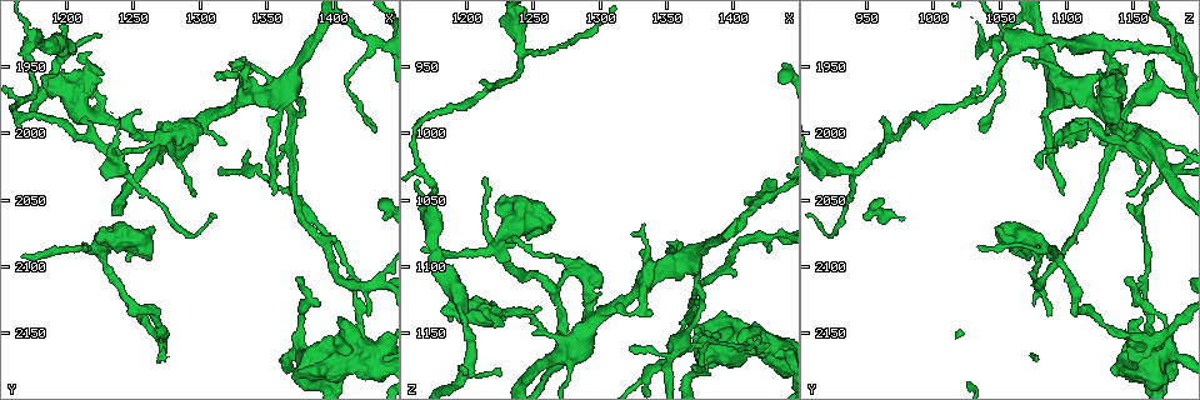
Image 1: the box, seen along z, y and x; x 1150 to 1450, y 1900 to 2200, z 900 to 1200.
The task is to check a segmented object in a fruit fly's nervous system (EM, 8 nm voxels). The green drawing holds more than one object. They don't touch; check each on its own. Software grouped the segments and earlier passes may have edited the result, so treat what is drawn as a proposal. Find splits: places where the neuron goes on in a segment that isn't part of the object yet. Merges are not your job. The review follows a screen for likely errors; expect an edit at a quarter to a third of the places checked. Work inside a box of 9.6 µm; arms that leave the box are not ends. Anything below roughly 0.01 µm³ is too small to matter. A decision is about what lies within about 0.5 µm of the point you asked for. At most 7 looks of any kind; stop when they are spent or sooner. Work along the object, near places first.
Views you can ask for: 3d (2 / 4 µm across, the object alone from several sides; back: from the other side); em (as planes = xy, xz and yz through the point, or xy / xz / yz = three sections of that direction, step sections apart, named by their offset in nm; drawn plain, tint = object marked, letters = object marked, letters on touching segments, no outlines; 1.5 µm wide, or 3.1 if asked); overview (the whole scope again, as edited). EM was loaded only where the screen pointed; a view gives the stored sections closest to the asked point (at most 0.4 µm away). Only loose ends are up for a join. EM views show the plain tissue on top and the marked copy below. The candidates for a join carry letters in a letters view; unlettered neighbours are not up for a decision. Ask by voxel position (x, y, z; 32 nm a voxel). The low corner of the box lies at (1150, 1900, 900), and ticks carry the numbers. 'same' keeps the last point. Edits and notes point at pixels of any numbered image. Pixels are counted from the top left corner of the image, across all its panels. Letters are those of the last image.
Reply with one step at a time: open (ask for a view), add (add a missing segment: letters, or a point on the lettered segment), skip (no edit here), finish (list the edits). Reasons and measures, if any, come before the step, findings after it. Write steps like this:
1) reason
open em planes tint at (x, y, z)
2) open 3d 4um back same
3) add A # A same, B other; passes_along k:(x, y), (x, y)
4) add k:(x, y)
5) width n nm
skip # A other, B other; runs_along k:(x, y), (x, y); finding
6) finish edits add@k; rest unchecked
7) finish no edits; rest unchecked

tapers out
open 3d 4um at (1334, 1946, 1066)

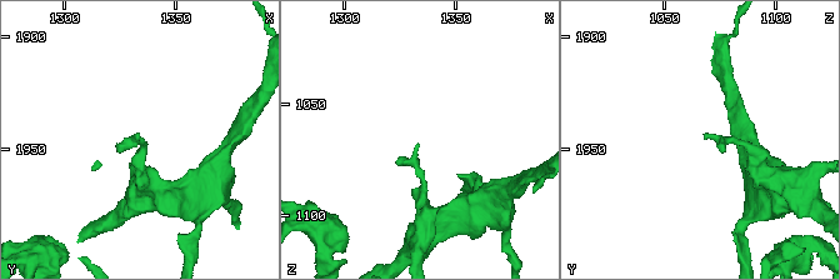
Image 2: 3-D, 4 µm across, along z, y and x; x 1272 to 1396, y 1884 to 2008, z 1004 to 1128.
open em planes letters at (1333, 1944, 1068)

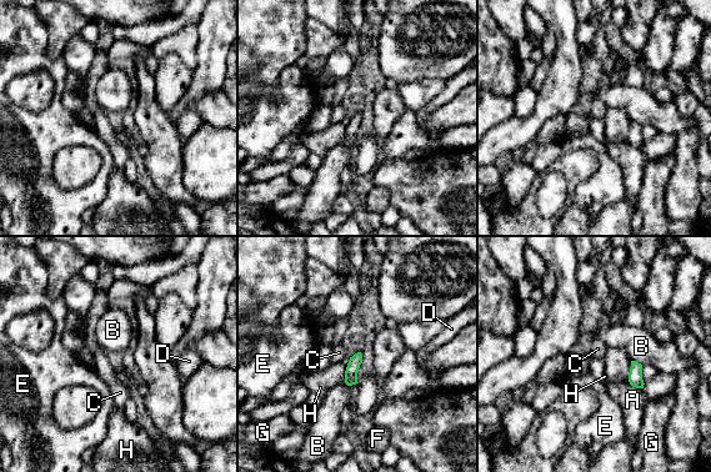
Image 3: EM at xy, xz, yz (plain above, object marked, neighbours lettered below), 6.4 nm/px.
skip # A other, B other, C other, D other, E other, F other, G other, H other; border 3:(344, 375), (348, 385), (355, 385); no lettered segment goes on from it

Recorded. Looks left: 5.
tapers out
open 3d 4um at (1354, 2046, 1096)

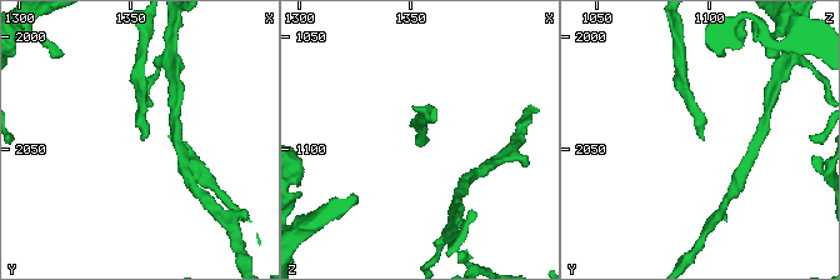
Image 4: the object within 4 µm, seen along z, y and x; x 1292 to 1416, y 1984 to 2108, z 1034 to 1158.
open em planes tint at (1355, 2047, 1097)

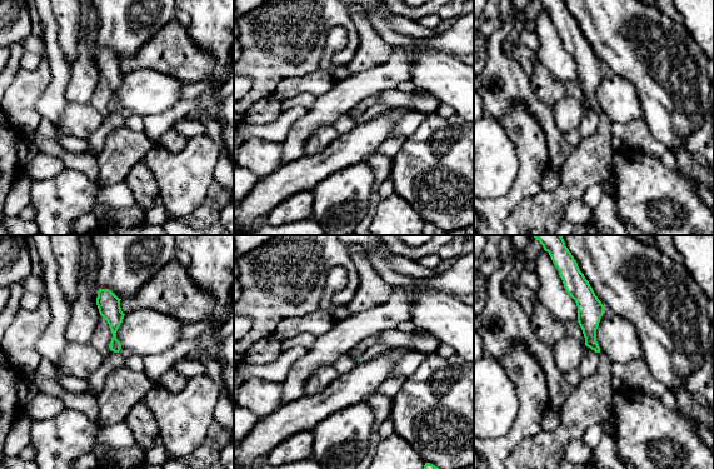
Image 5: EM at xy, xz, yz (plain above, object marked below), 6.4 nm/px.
open em planes letters same

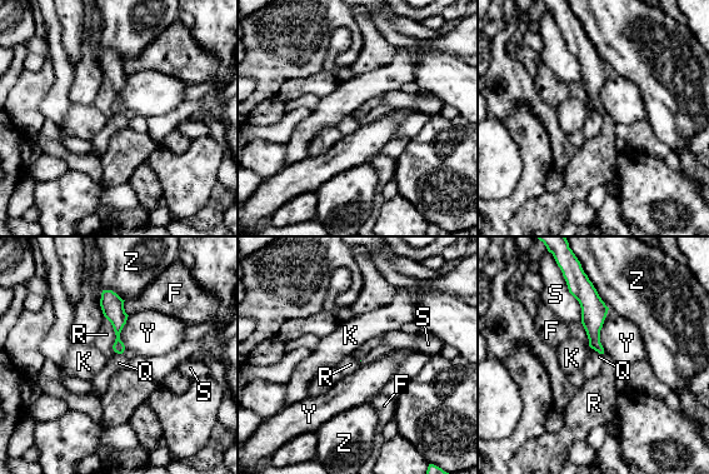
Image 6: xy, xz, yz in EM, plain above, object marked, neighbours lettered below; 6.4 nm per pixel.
add Q # F other, K other, Q same, R other, S other, Y other, Z other; passes_along 6:(594, 312), (597, 350), (594, 360); the neuron continues

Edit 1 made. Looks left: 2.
open 3d 2um at (1374, 2110, 1144)

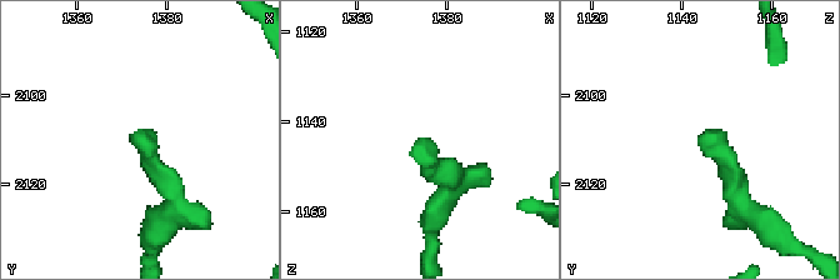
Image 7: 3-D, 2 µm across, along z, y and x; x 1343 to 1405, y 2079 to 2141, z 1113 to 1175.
shape alone is not enough
open em planes letters at (1375, 2110, 1143)

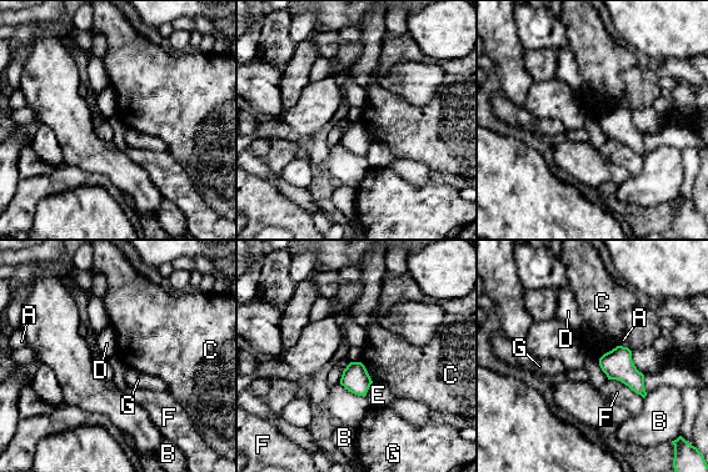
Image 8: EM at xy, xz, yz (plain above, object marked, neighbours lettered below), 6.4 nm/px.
longest_contact F 260 nm
skip # A other, B other, C other, D other, E other, F other, G other; none of them fits

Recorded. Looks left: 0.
finish edits add@6; rest unchecked

